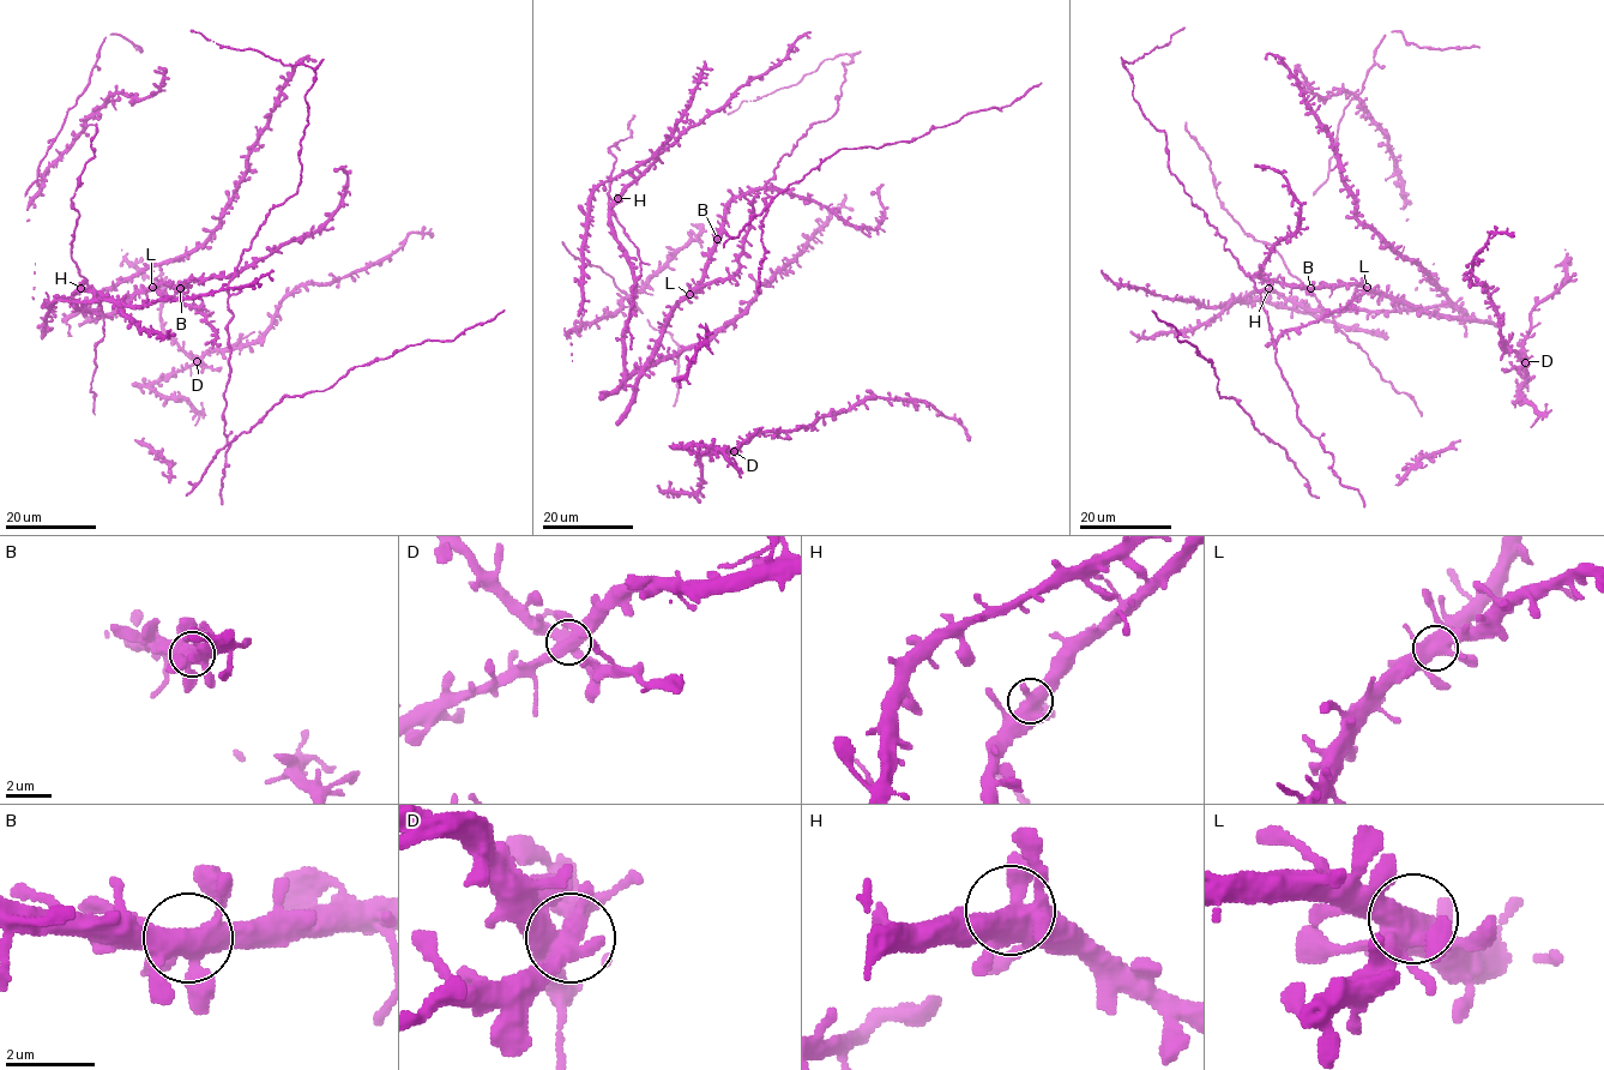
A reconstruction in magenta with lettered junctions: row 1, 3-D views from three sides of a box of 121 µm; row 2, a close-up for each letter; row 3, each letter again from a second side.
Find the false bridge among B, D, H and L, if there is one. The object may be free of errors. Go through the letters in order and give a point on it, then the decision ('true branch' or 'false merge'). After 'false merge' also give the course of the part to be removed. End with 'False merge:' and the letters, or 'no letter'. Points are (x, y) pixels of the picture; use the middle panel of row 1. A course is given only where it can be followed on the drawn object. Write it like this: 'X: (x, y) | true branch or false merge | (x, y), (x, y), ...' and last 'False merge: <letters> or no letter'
B: (717, 239) | true branch
D: (734, 451) | true branch
H: (617, 198) | true branch
L: (689, 294) | true branch
False merge: no letter

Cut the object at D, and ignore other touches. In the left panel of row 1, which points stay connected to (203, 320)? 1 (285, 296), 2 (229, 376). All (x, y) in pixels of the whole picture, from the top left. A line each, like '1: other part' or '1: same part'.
1: other part
2: same part

